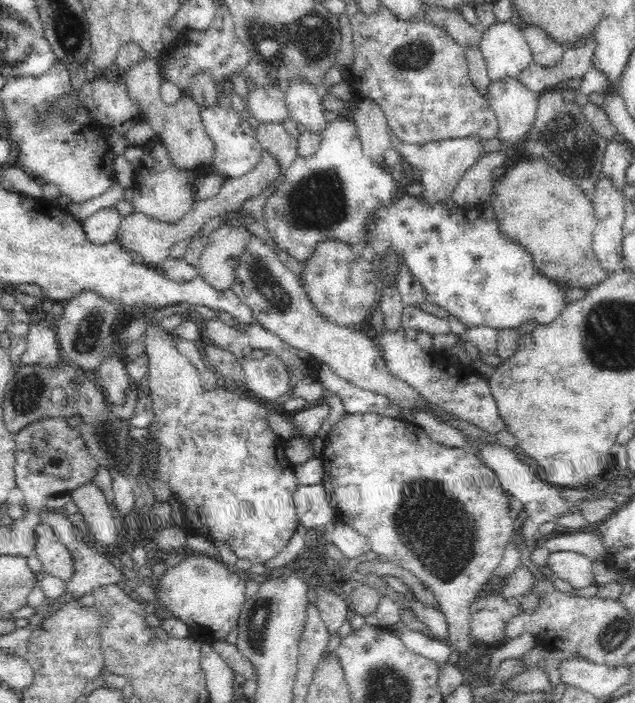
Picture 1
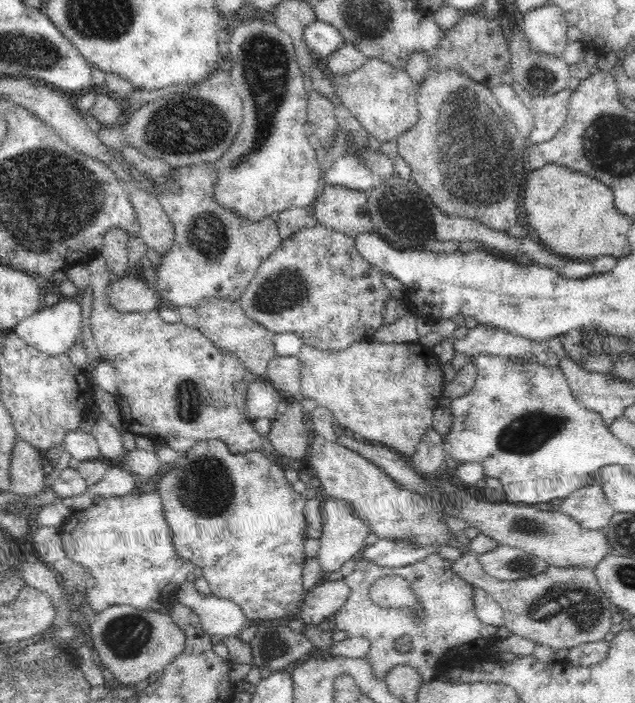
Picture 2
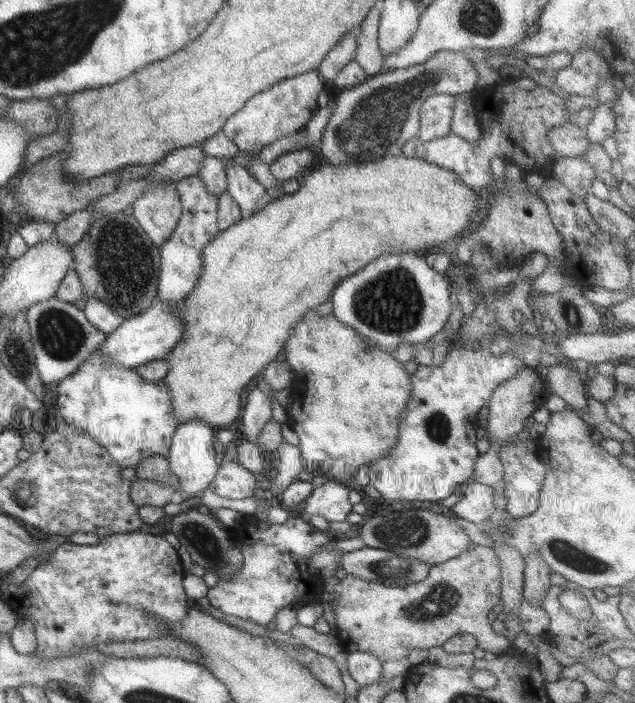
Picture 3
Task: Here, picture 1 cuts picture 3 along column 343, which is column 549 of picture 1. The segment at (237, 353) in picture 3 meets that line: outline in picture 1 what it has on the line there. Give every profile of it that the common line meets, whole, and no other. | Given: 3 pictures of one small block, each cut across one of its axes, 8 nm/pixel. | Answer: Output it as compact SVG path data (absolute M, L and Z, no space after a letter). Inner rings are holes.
M529 159L509 167L494 188L493 212L504 237L523 246L530 253L534 267L544 277L566 288L590 289L601 283L608 274L598 261L592 246L597 226L593 202L584 195L572 177L560 172L544 159Z

